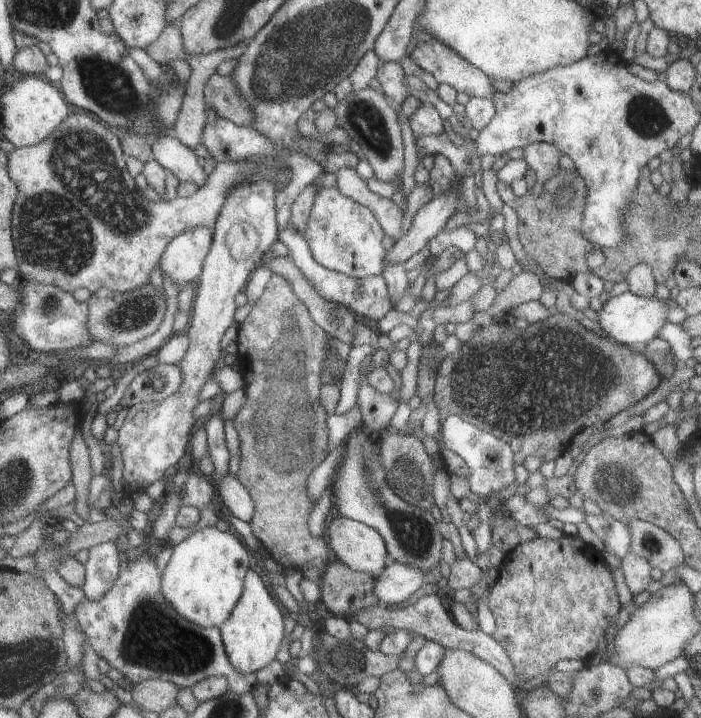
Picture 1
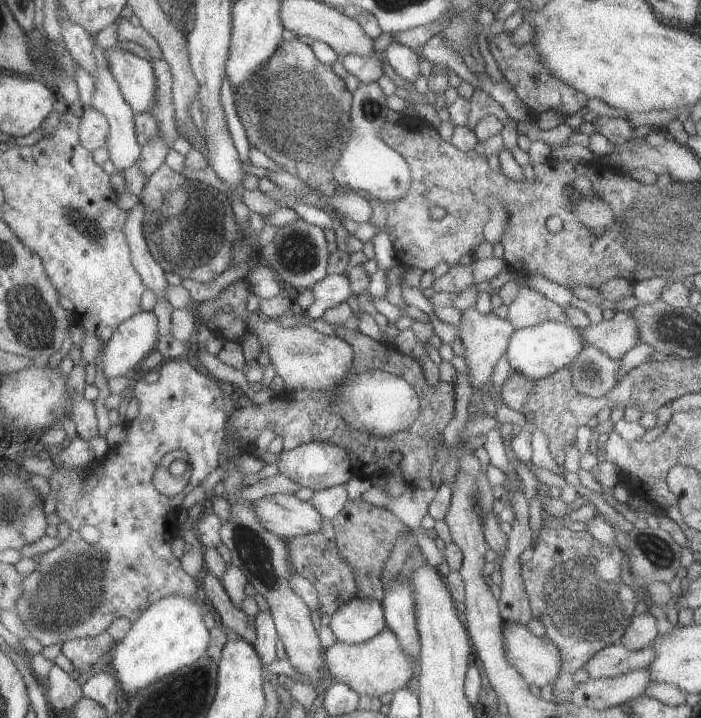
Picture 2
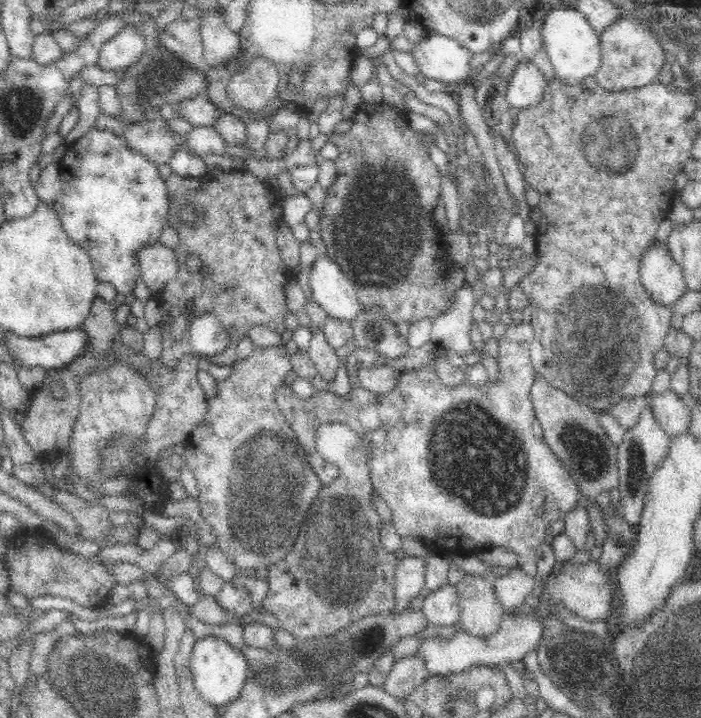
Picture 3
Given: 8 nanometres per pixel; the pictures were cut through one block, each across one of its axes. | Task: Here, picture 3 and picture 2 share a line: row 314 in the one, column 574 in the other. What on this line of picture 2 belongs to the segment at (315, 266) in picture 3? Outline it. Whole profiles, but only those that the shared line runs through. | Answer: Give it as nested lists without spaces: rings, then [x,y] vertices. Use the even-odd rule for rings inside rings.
[[[548,320],[536,326],[515,330],[507,344],[506,358],[510,363],[510,373],[520,372],[532,379],[541,379],[550,373],[569,366],[583,349],[580,330],[570,322]]]

